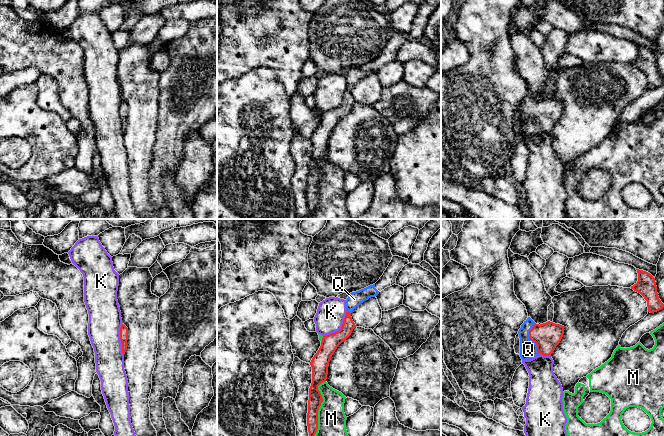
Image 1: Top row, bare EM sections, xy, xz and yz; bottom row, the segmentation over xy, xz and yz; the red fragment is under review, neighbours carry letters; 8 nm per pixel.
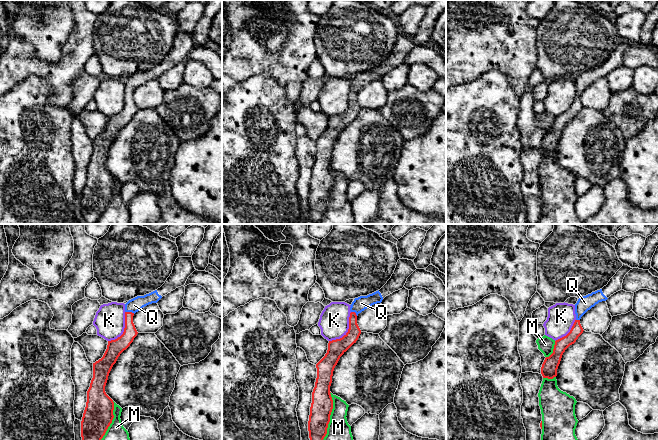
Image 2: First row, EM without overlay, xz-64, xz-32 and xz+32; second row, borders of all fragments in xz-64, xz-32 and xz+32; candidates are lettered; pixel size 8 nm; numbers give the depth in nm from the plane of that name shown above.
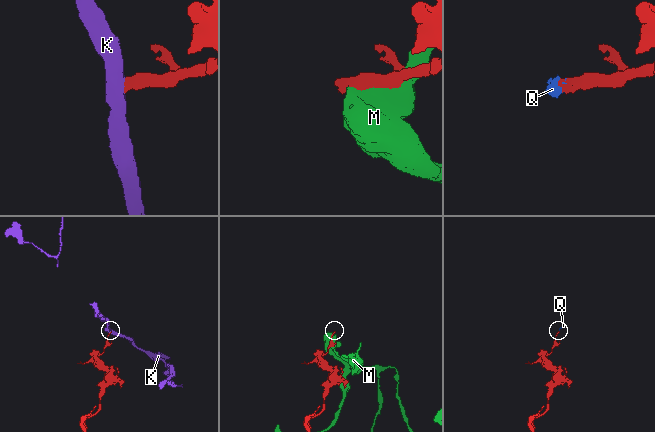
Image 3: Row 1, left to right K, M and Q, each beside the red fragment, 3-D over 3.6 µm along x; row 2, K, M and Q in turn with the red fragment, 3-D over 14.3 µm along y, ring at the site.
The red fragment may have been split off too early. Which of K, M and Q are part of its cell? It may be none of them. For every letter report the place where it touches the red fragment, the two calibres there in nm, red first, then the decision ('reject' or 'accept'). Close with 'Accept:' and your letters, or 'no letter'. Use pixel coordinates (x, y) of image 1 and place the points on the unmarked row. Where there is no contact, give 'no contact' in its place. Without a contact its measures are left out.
K: contact xz (341, 104); calibres 140 and 220 nm; reject
M: contact xz (318, 185); calibres 110 and 260 nm; reject
Q: contact yz (530, 115); calibres 220 and 140 nm; accept
Accept: Q

